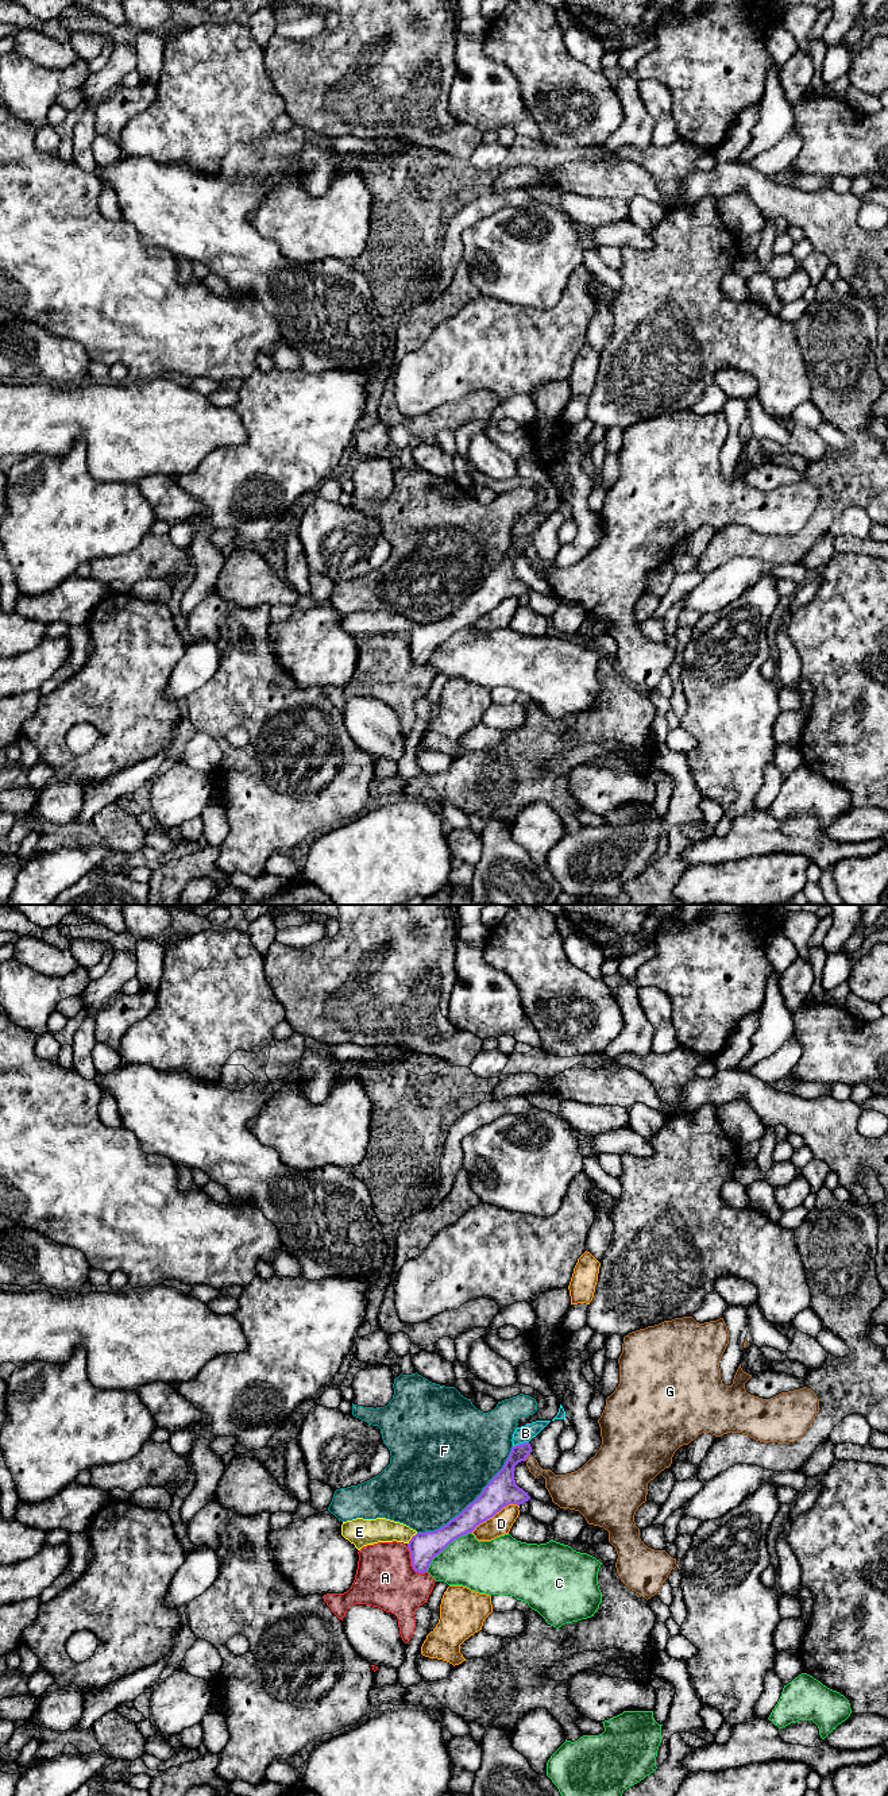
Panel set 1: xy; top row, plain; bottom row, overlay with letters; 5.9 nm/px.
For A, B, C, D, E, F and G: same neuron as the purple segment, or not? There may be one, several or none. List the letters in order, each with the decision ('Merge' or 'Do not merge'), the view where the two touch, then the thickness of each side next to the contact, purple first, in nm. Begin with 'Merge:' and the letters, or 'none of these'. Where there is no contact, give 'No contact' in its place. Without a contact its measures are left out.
Merge: E
A: Do not merge. Touches purple in xy. Thickness 180 nm (purple) against 360 nm
B: Do not merge. Touches purple in xy. Thickness 130 nm (purple) against 100 nm
C: Do not merge. Touches purple in xy. Thickness 180 nm (purple) against 300 nm
D: Do not merge. Touches purple in xy. Thickness 180 nm (purple) against 130 nm
E: Merge. Touches purple in xy. Thickness 180 nm (purple) against 150 nm
F: Do not merge. Touches purple in xy. Thickness 180 nm (purple) against 500 nm
G: Do not merge. Touches purple in xy. Thickness 180 nm (purple) against 130 nm

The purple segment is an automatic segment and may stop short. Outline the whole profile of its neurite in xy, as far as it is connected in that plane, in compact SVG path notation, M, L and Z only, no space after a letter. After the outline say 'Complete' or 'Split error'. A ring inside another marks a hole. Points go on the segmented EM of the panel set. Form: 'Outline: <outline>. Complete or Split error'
Outline: M529 1442L513 1446L503 1468L490 1480L482 1494L459 1515L435 1531L417 1533L404 1523L386 1518L356 1518L343 1522L341 1535L358 1550L378 1542L404 1542L409 1548L413 1569L425 1573L432 1560L451 1542L472 1533L476 1526L493 1518L503 1507L520 1506L530 1499L514 1480L514 1467L525 1461L530 1452Z. Split error

